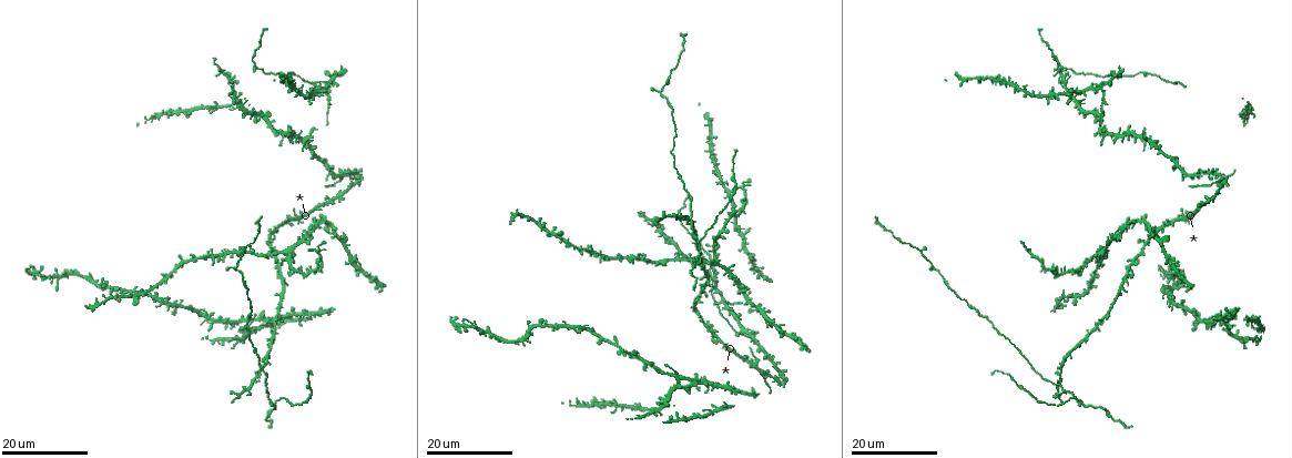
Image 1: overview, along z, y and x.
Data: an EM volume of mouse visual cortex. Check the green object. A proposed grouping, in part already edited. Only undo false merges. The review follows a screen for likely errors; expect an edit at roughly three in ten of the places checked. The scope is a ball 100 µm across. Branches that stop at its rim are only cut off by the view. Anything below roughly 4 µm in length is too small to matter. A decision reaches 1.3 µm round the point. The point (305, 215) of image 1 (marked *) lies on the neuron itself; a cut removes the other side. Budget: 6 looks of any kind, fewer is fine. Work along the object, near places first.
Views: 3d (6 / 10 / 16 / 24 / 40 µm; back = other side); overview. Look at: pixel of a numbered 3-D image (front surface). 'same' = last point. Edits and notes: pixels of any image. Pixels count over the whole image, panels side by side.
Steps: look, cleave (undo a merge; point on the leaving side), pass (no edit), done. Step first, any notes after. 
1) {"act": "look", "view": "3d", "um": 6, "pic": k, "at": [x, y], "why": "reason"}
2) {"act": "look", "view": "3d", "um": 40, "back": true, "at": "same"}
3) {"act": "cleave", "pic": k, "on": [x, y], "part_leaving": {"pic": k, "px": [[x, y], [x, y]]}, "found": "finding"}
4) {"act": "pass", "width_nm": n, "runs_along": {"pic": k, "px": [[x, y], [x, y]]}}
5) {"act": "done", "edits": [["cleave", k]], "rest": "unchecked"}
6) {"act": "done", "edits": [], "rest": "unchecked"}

{"act": "look", "view": "3d", "um": 24, "pic": 1, "at": [304, 140], "why": "small branch off a trunk"}

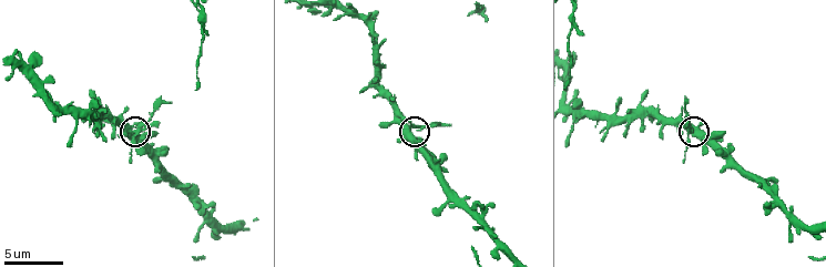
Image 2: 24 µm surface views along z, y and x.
{"act": "look", "view": "3d", "um": 6, "at": "same"}

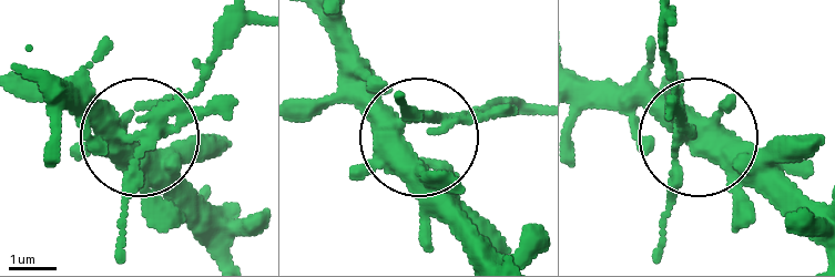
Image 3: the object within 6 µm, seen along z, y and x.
{"act": "cleave", "pic": 3, "on": [207, 113], "part_leaving": {"pic": 3, "px": [[143, 136], [258, 21]]}, "found": "two neurons meet here"}

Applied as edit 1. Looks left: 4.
{"act": "look", "view": "overview", "why": "redraw"}

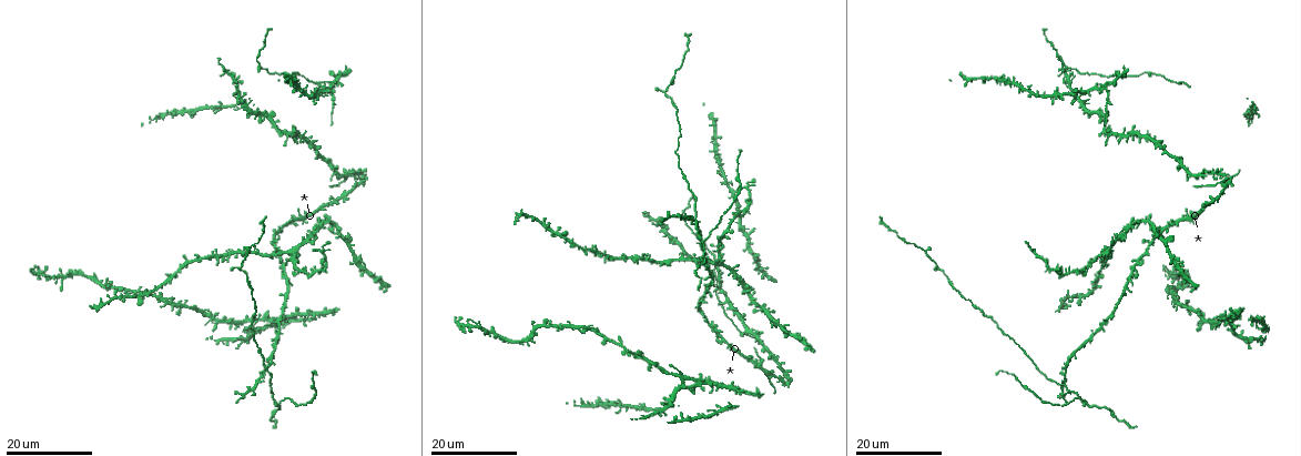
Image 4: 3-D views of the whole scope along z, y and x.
{"act": "look", "view": "3d", "um": 24, "pic": 4, "at": [760, 341], "why": "small branch off a trunk"}

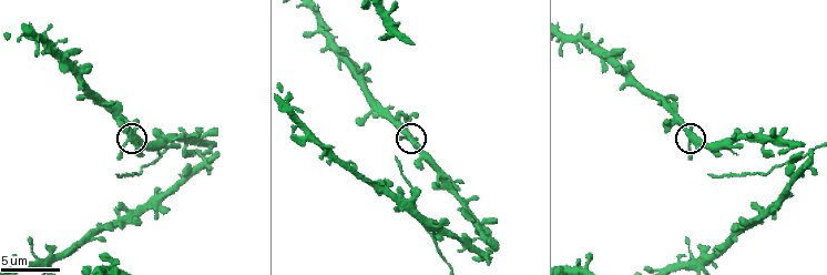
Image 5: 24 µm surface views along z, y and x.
{"act": "look", "view": "3d", "um": 10, "pic": 5, "at": [409, 141]}

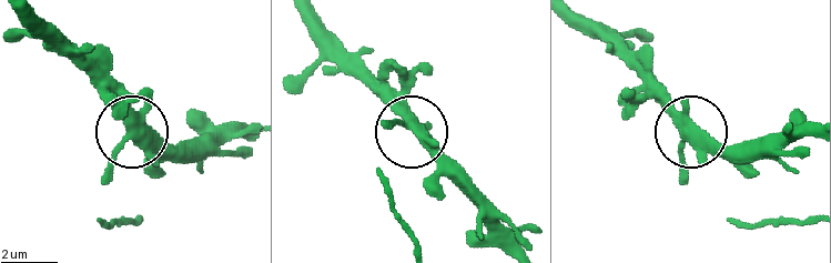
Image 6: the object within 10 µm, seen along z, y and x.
{"act": "pass", "arms": 3, "runs_along": {"pic": 6, "px": [[249, 138], [153, 142], [134, 133], [105, 183]]}, "found": "continuous, no second neuron"}

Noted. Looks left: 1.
{"act": "done", "edits": [["cleave", 3]], "rest": "unchecked"}

